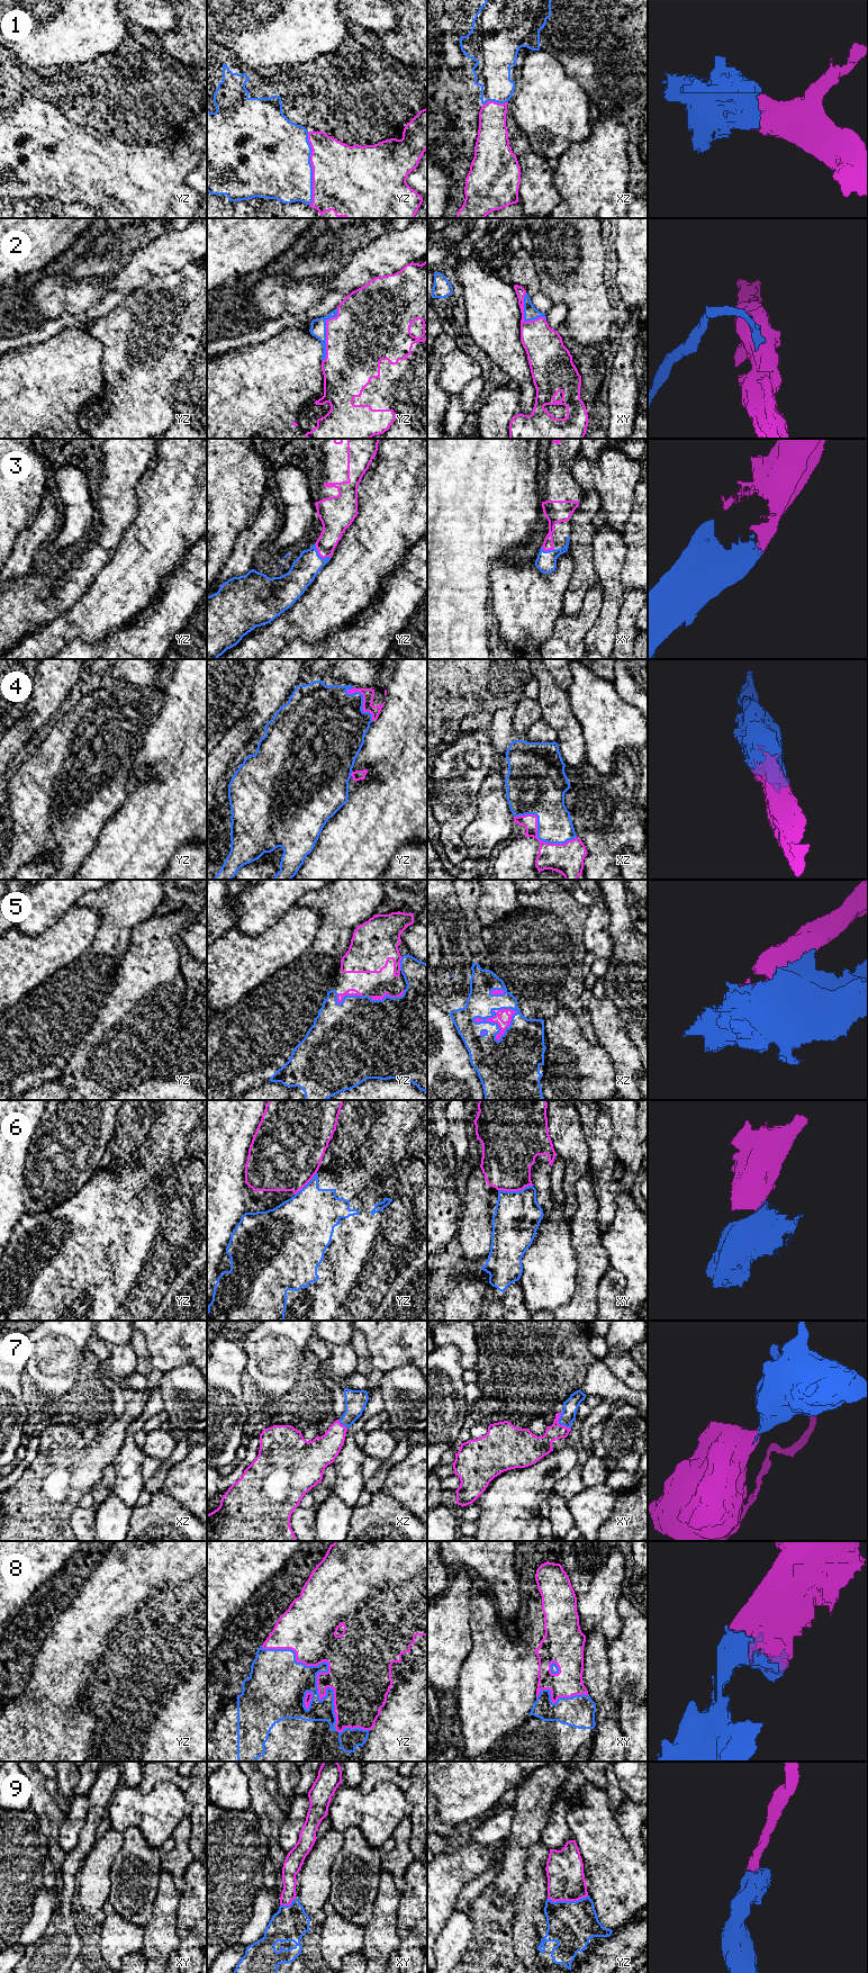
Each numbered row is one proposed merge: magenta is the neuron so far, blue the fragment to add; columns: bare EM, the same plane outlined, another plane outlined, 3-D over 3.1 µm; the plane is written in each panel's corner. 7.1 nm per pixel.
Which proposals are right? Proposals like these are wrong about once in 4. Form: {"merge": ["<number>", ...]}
{"merge": ["1", "2", "3", "4", "5", "7", "8", "9"]}

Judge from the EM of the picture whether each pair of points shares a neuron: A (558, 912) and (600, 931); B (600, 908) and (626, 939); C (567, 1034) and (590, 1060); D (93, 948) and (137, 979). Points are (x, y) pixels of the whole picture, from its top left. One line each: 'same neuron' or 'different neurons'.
A: different neurons
B: different neurons
C: same neuron
D: different neurons

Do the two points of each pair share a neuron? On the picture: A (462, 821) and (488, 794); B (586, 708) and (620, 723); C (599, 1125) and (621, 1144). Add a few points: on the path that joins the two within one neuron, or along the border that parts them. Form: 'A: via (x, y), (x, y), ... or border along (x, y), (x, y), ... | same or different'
A: border along (484, 781), (477, 795), (477, 813), (464, 830) | different
B: via (594, 708), (612, 723) | same
C: border along (605, 1111), (612, 1126), (611, 1149), (618, 1161) | different

